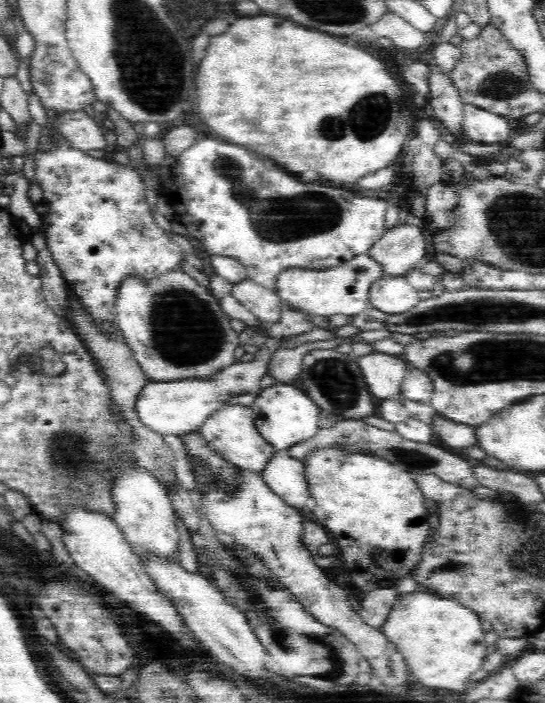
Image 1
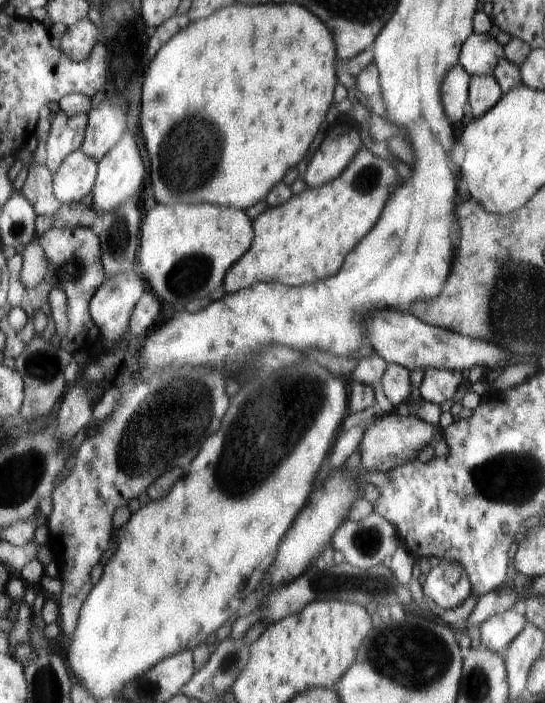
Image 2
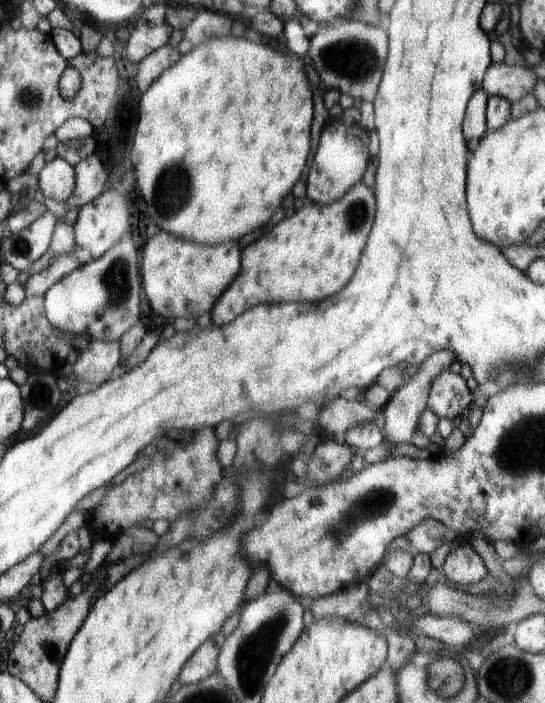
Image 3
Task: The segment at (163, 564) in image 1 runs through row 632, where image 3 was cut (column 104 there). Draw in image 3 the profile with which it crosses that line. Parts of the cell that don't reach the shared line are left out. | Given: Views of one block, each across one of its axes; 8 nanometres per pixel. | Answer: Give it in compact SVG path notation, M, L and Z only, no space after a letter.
M108 187L101 198L96 198L94 202L86 204L80 210L79 219L75 224L78 245L89 250L94 258L102 258L112 246L117 245L123 238L122 234L128 228L128 208L122 192Z

